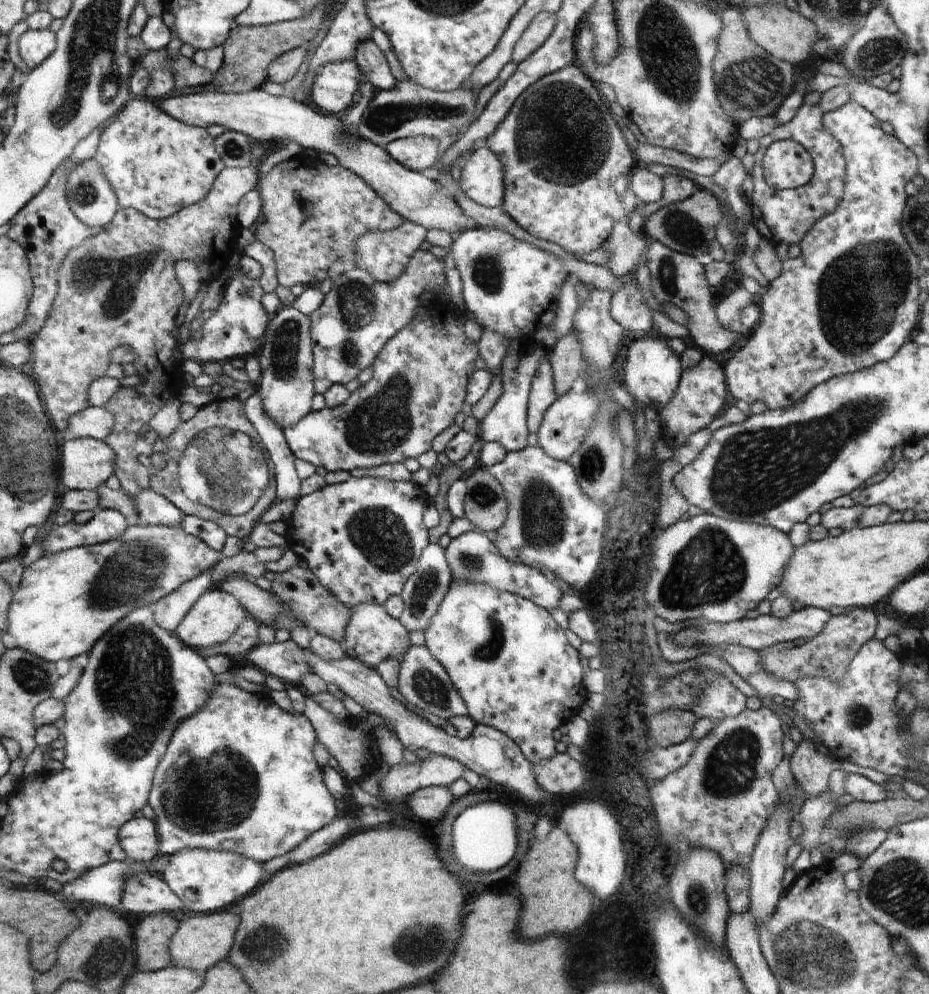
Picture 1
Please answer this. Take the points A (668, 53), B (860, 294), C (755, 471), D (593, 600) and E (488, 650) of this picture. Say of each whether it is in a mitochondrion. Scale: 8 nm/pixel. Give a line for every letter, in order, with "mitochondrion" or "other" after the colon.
A: mitochondrion
B: mitochondrion
C: mitochondrion
D: other
E: mitochondrion

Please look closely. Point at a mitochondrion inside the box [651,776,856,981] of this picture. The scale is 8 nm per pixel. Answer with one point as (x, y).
(700, 894)

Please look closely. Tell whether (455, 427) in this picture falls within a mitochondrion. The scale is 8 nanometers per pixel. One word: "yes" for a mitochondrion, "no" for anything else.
no

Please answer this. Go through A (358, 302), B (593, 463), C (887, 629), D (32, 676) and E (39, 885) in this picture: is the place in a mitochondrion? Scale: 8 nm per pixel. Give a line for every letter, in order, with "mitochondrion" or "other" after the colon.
A: mitochondrion
B: mitochondrion
C: other
D: mitochondrion
E: other

